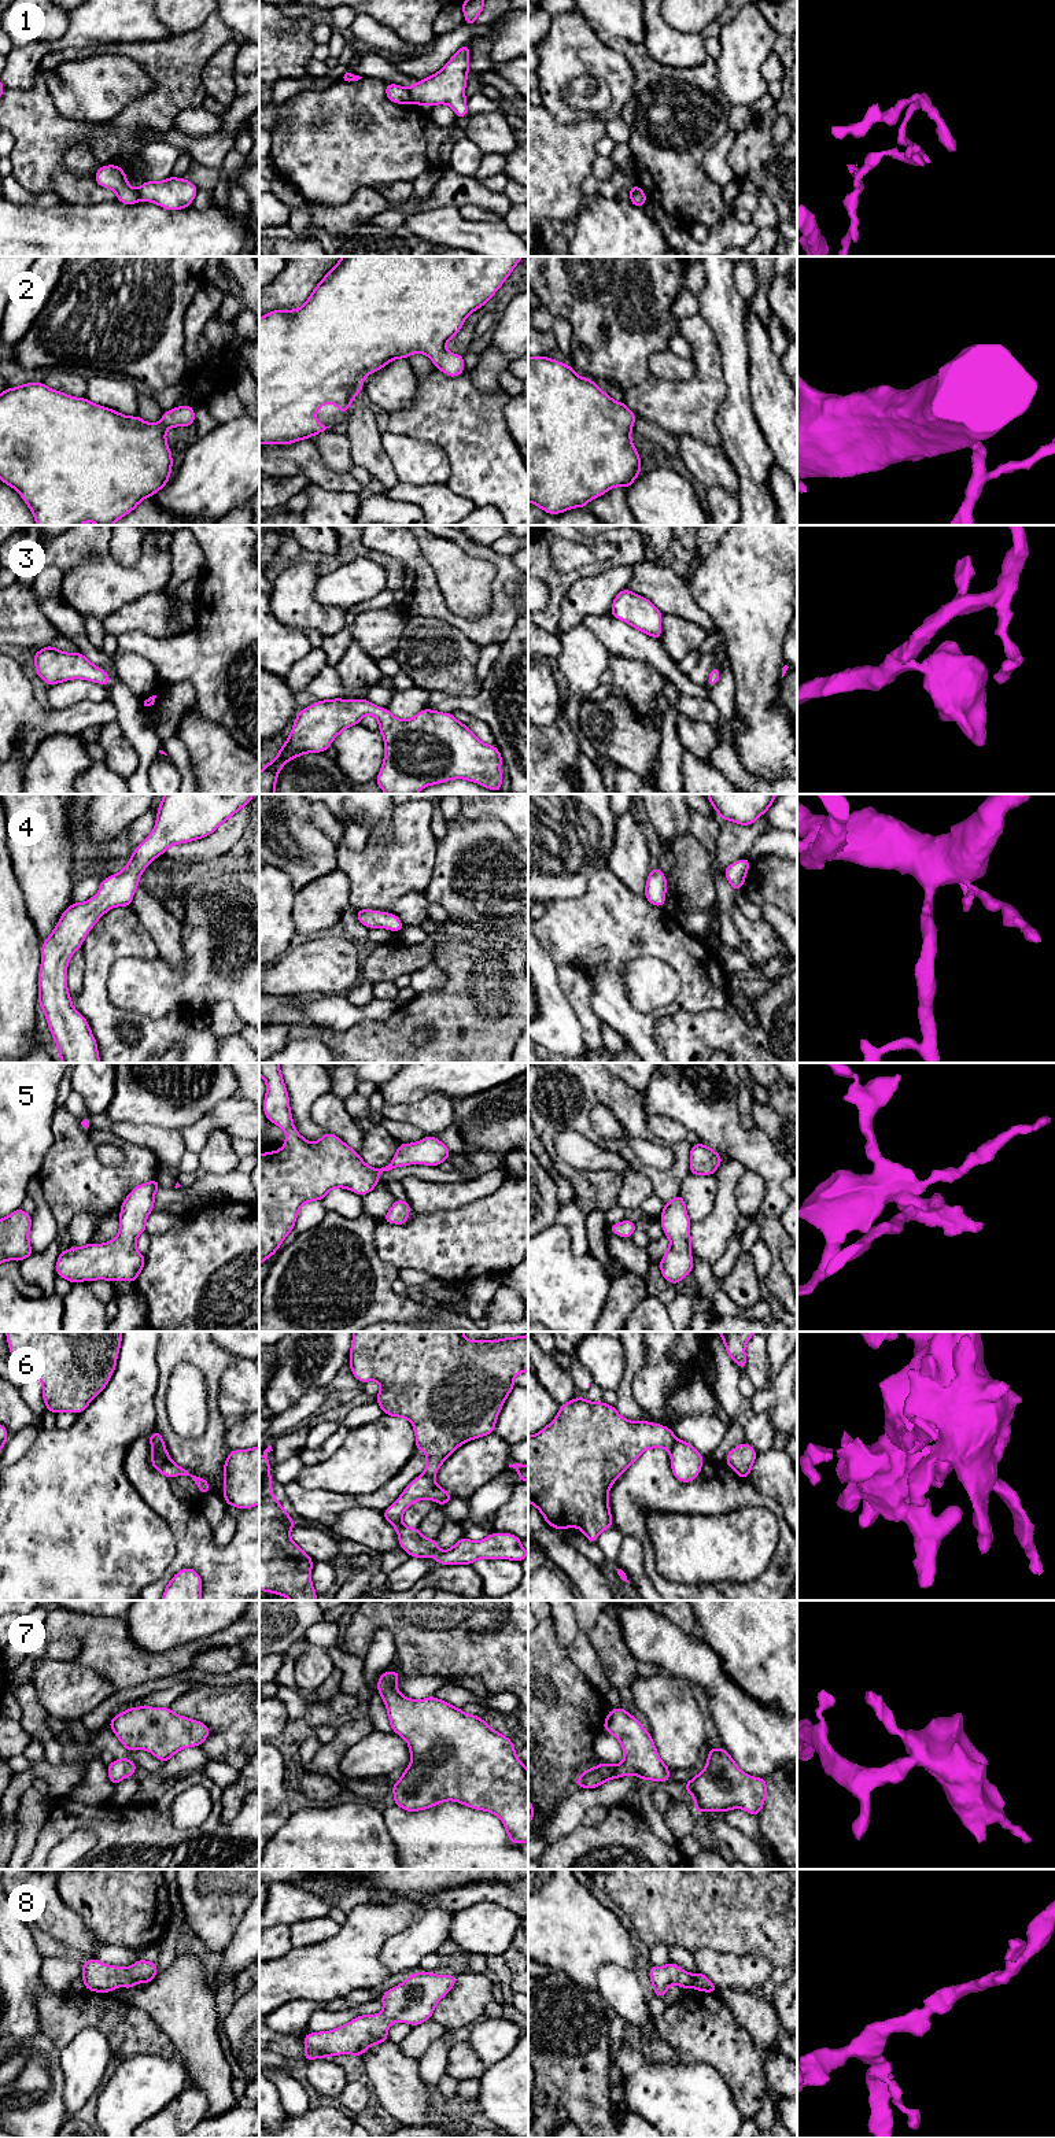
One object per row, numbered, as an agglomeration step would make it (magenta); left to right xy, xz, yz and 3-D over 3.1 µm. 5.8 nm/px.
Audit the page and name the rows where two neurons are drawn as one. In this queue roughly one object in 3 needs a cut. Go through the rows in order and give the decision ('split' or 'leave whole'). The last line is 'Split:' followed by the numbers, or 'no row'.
1: split
2: leave whole
3: leave whole
4: leave whole
5: leave whole
6: leave whole
7: leave whole
8: leave whole
Split: 1

